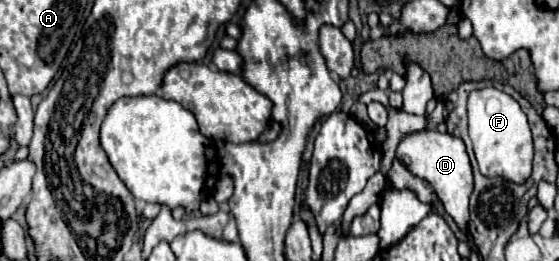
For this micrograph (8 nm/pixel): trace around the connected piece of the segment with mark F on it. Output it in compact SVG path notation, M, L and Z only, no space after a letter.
M496 88L474 90L468 98L468 128L474 144L474 154L480 172L488 178L504 178L514 184L524 184L532 174L534 146L532 134L520 104Z

